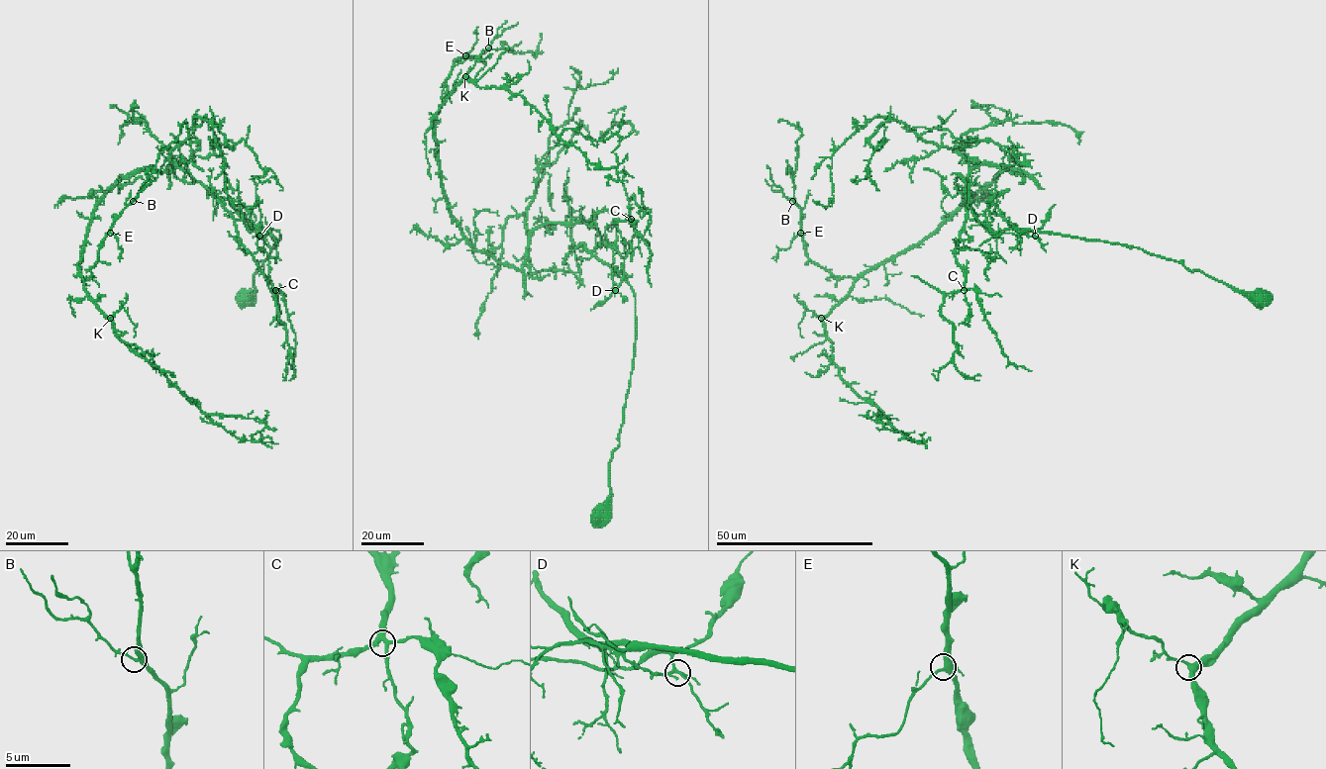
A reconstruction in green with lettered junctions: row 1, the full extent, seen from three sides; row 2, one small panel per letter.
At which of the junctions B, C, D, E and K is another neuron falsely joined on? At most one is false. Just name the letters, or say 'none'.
none

